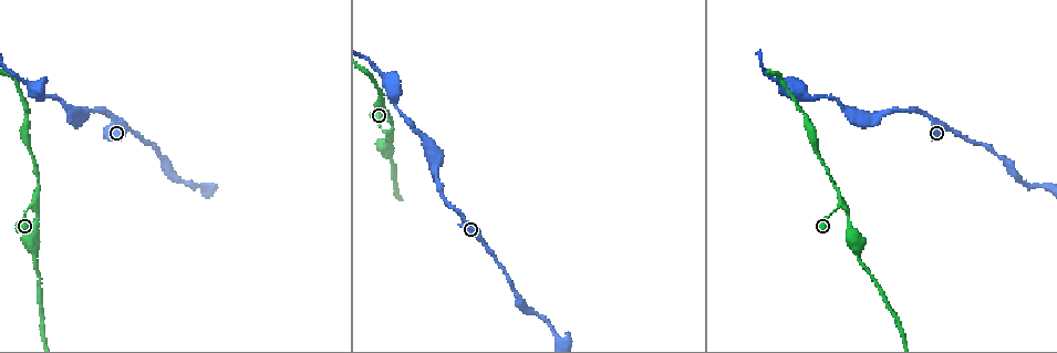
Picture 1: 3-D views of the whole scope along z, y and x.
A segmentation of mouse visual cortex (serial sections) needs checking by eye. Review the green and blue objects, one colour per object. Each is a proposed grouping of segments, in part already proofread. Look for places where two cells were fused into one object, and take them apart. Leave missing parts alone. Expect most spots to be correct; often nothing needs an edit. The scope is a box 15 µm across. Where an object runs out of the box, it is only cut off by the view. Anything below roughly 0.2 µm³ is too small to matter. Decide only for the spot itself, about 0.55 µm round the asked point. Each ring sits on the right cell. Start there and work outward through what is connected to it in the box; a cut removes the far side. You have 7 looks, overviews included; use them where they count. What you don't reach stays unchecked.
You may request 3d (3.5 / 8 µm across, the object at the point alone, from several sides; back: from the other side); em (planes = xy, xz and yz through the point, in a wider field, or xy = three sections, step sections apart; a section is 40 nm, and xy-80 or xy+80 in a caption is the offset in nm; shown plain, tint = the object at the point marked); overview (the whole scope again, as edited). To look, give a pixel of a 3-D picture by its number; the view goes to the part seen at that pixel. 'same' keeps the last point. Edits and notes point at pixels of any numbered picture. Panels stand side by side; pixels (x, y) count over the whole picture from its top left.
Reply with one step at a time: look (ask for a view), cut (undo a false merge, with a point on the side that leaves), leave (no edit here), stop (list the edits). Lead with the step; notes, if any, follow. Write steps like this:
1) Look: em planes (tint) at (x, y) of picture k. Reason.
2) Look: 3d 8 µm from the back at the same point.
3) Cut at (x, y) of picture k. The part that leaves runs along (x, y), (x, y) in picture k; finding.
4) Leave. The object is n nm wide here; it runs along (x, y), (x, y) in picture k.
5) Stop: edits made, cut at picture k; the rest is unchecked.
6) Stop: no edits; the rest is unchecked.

Look: 3d 3.5 µm at (922, 113) of picture 1. A narrow waist.

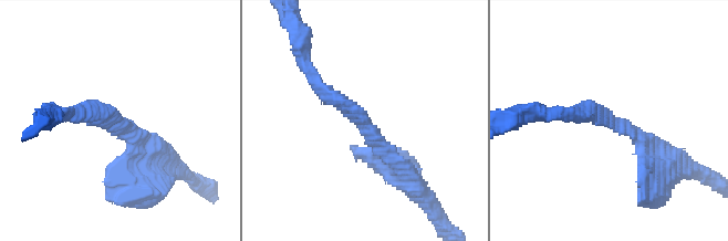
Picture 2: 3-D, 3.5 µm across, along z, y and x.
Look: em xy step 1 (tint) at (367, 122) of picture 2. The arms are 200, 250 nm wide.

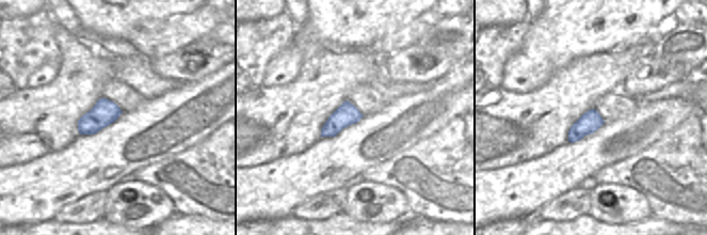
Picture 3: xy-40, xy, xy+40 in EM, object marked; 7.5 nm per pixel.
Leave. The object is 170 nm wide here; it runs along (390, 168), (368, 124), (314, 75) in picture 2; one cell here.

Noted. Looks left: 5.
Look: 3d 3.5 µm from the back at (869, 119) of picture 1. Calibre changes.

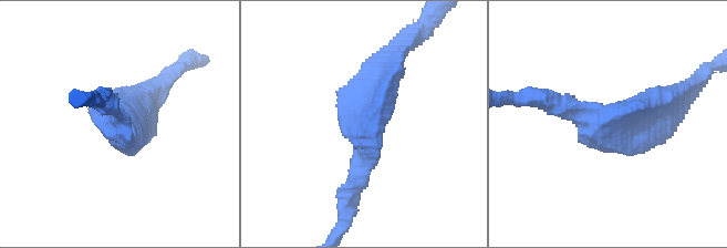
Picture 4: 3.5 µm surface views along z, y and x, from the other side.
Leave. It runs along (346, 194), (387, 69) in picture 4; continuous, no second cell.

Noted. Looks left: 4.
Look: 3d 8 µm at (842, 203) of picture 1. Sharp bend.

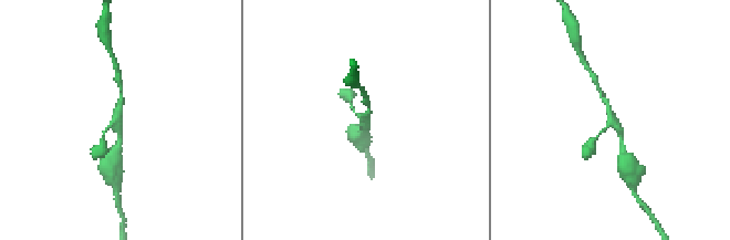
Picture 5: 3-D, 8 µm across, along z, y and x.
Look: 3d 3.5 µm at (611, 125) of picture 5.

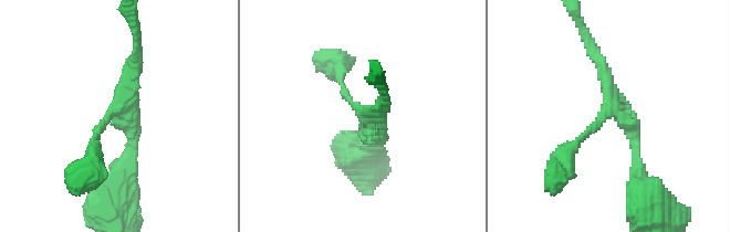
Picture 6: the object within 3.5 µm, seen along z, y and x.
Look: em xy step 5 (tint) at (362, 114) of picture 6.

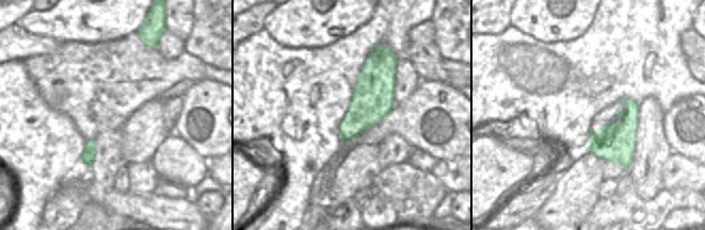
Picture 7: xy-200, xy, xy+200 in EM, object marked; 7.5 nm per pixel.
Leave. Continuous, no second cell.

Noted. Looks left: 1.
Stop: no edits; the rest is unchecked.

